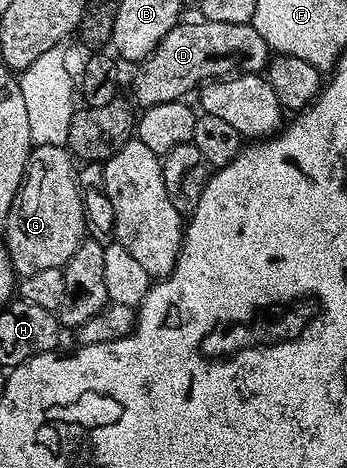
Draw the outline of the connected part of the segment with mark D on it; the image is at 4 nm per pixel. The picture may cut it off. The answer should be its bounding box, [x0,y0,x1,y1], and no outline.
[130,20,272,109]

